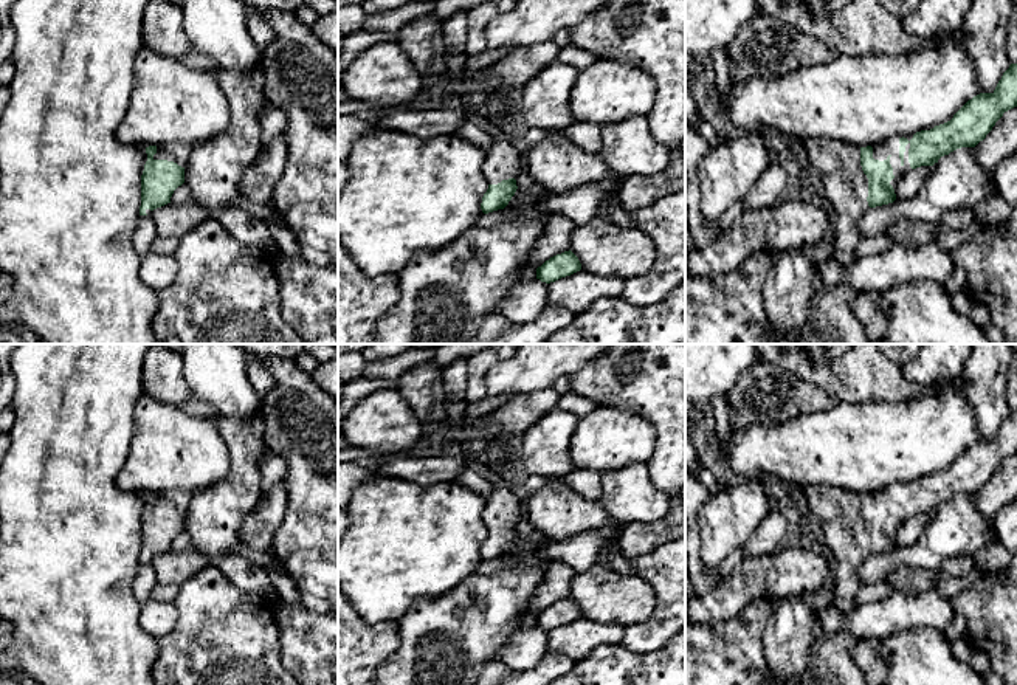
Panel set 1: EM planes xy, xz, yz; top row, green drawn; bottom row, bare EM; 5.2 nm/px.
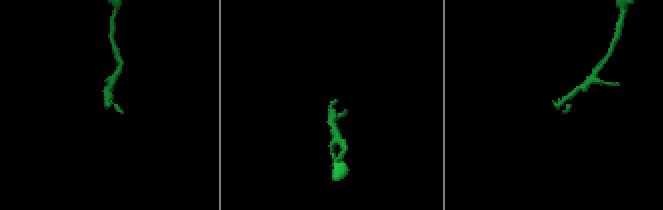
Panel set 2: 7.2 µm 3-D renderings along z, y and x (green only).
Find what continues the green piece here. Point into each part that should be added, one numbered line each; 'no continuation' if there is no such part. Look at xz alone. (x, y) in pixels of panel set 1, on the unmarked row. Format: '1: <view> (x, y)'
1: xz (503, 507)

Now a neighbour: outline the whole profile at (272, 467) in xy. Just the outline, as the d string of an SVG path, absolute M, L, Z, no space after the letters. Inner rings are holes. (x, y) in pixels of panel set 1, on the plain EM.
M264 443L259 454L260 496L267 496L276 485L285 485L287 460Z

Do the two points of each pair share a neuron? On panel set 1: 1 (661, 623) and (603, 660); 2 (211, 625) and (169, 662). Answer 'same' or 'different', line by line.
1: different
2: same

